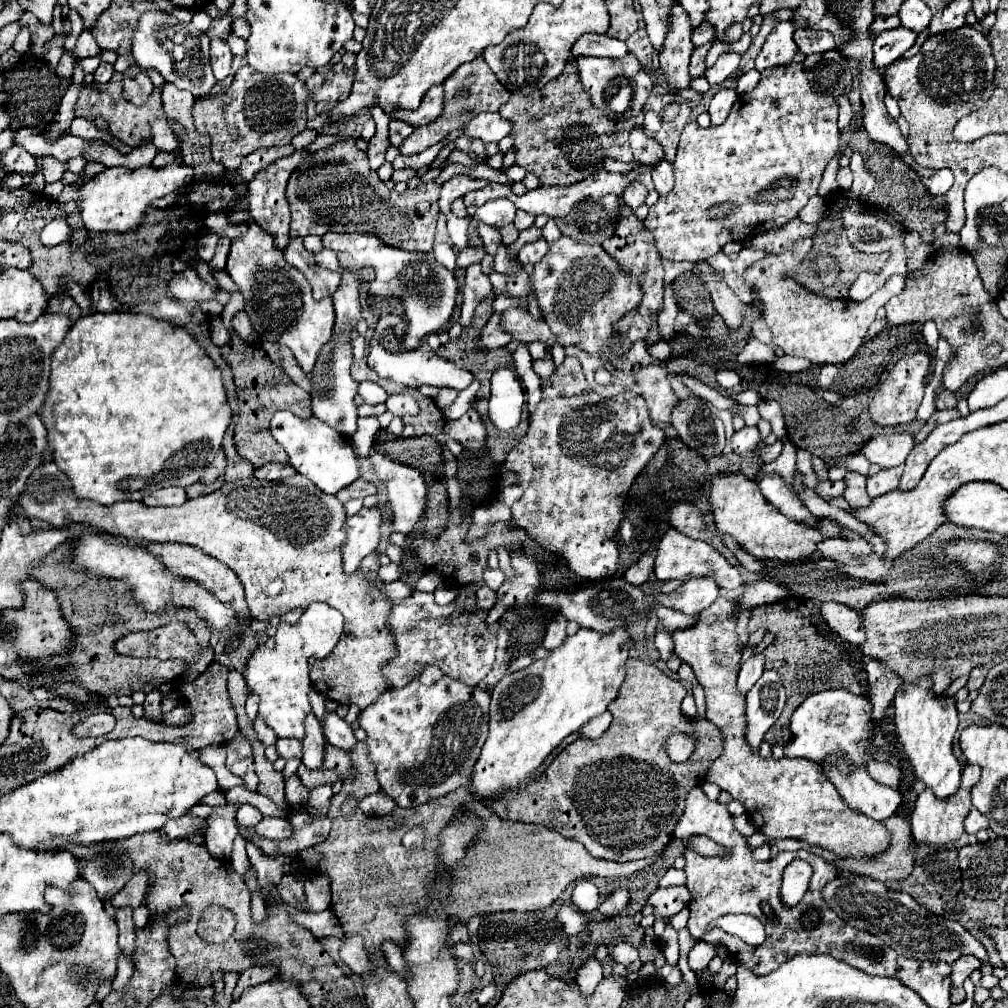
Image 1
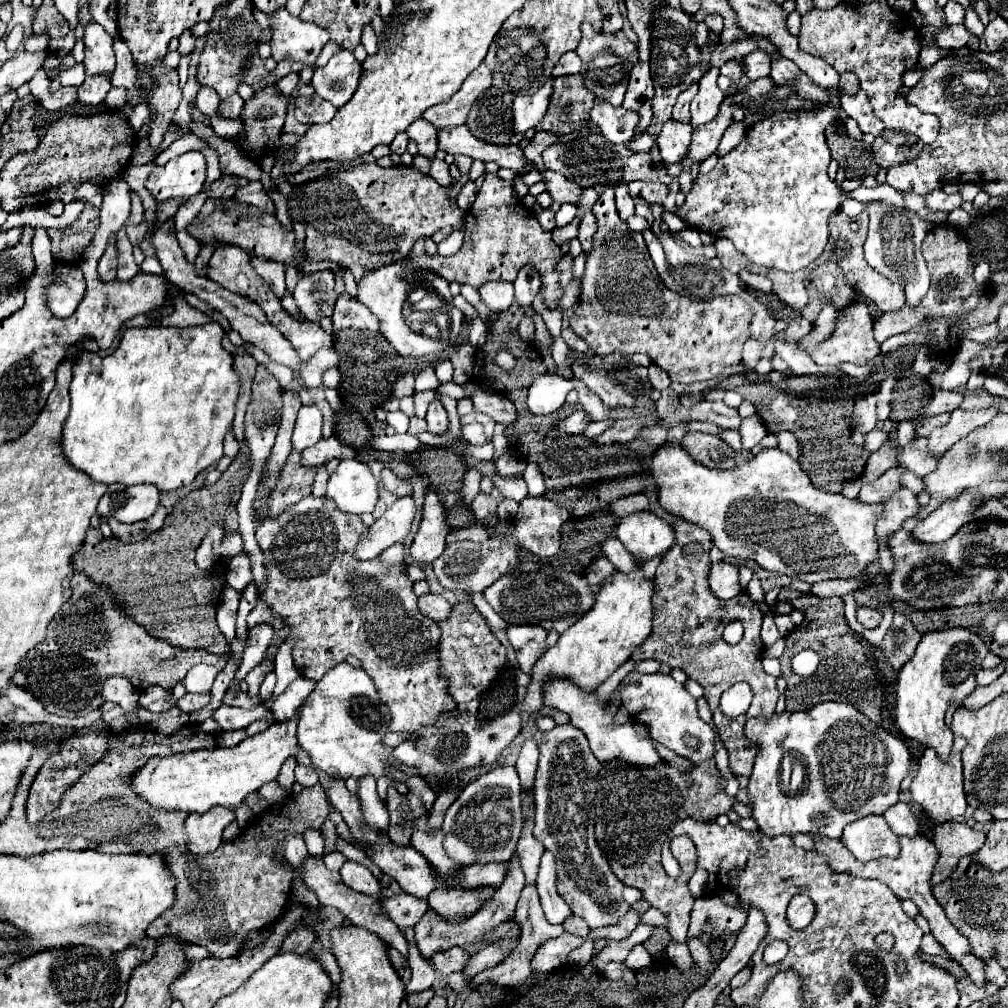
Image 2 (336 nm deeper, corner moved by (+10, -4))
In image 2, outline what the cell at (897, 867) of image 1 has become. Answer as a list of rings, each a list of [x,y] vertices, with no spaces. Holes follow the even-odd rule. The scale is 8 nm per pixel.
[[[945,822],[937,826],[933,832],[933,844],[939,850],[939,860],[931,884],[941,884],[943,880],[947,880],[955,872],[959,860],[977,852],[977,848],[981,848],[983,842],[985,832],[977,832],[967,824]]]

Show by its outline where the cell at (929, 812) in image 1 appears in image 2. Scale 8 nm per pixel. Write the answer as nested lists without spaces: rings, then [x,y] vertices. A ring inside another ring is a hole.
[[[955,736],[953,750],[949,760],[939,760],[937,752],[927,748],[919,760],[917,776],[911,782],[911,796],[917,804],[925,808],[925,812],[937,822],[949,822],[967,810],[967,800],[963,792],[963,768],[961,768],[961,750],[965,748],[967,740],[963,736]]]

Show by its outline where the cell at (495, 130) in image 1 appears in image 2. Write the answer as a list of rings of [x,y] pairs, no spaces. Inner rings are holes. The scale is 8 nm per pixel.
[[[549,78],[531,96],[515,96],[515,100],[513,100],[515,132],[527,132],[543,120],[549,100],[551,100],[551,94],[553,94],[553,78]]]

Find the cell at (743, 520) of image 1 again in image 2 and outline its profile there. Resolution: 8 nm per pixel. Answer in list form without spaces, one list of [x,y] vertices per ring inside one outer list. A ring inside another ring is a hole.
[[[665,442],[655,450],[649,472],[655,480],[661,508],[705,528],[713,536],[713,544],[729,558],[755,560],[765,570],[775,570],[809,584],[859,576],[877,558],[875,524],[881,514],[881,504],[865,504],[815,488],[799,462],[777,448],[761,450],[751,462],[731,470],[709,470],[697,464],[679,444]]]

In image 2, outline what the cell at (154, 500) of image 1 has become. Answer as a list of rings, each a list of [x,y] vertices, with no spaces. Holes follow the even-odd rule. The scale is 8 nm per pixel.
[[[111,484],[97,504],[99,518],[115,518],[119,522],[141,522],[159,506],[159,490],[149,484],[123,486]]]

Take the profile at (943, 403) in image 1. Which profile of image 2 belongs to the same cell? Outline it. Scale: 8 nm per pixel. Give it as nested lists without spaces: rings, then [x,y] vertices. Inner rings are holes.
[[[937,414],[937,416],[929,417],[922,422],[916,424],[916,437],[928,437],[930,433],[939,427],[945,426],[949,422],[949,414]]]

